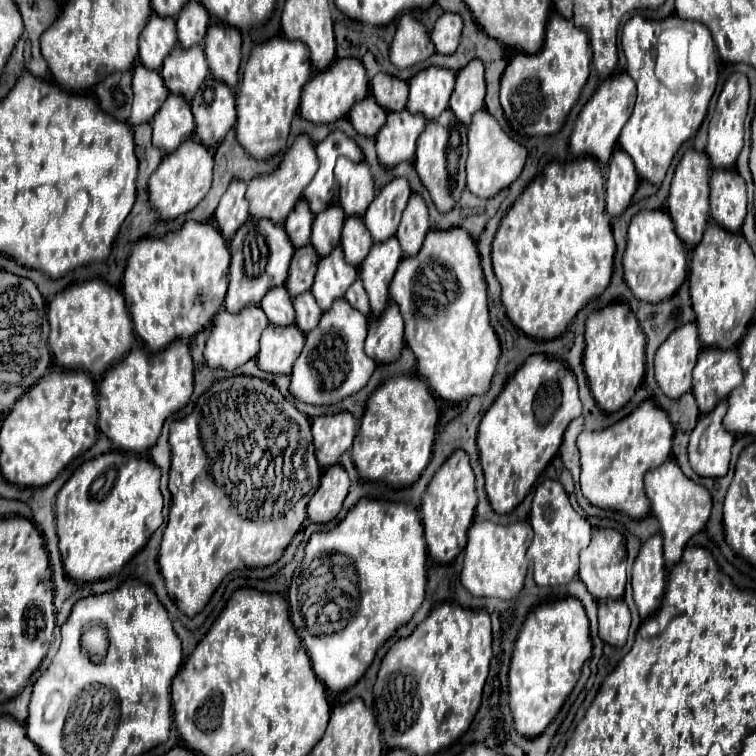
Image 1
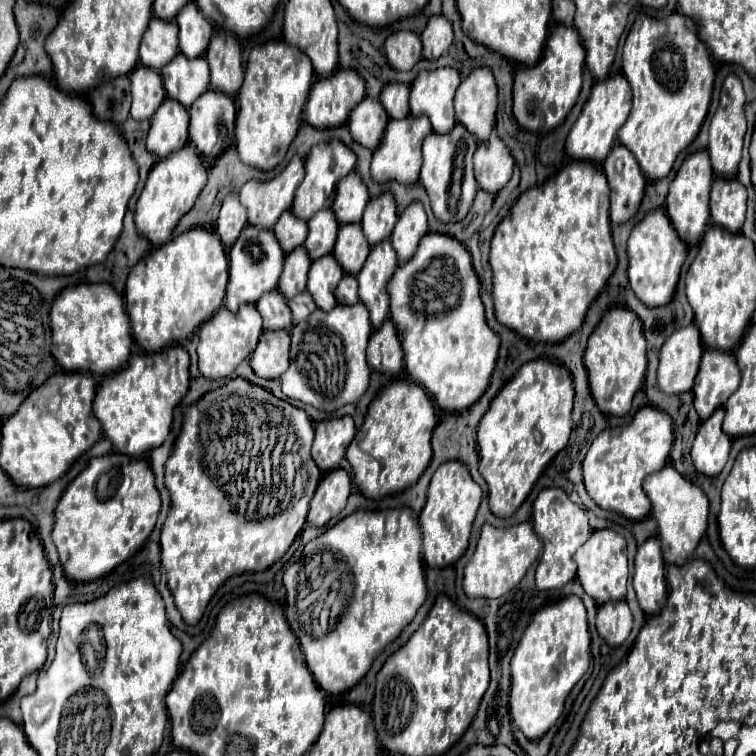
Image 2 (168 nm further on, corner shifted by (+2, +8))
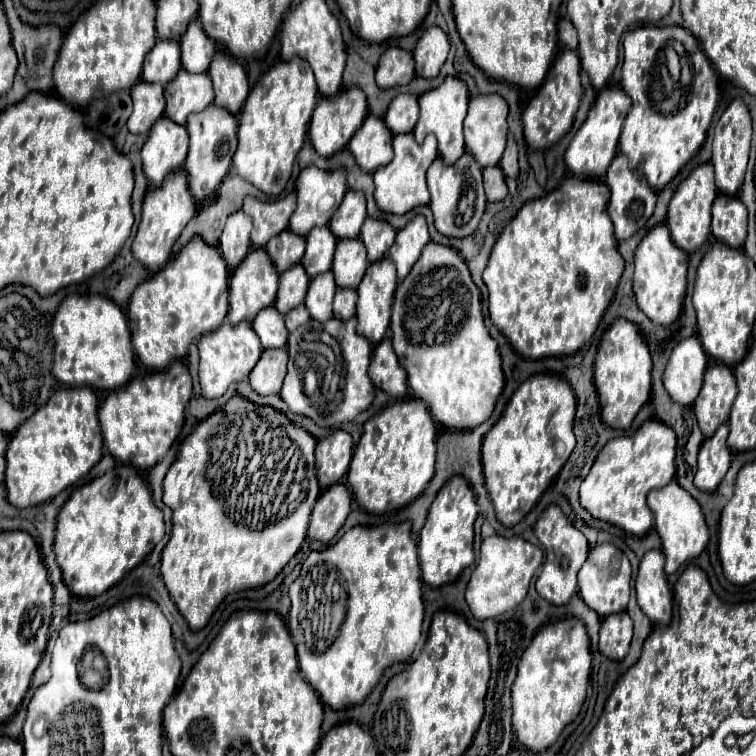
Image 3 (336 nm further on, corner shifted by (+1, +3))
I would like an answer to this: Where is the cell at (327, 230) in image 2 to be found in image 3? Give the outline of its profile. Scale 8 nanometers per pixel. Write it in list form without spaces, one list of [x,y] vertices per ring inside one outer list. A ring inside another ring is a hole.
[[[315,227],[307,235],[307,251],[301,259],[301,265],[305,267],[309,277],[317,277],[319,273],[325,273],[331,269],[333,253],[335,253],[337,239],[329,233],[325,227]]]

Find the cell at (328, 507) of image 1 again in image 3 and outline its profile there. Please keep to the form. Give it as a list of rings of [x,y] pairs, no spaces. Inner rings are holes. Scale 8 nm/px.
[[[341,483],[331,485],[331,489],[323,491],[319,495],[319,501],[315,503],[307,537],[329,543],[337,535],[337,531],[343,527],[349,511],[351,511],[349,489]]]

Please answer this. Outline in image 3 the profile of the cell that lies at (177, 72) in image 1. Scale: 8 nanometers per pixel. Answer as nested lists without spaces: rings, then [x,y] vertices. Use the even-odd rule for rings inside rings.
[[[181,69],[179,75],[165,85],[165,97],[165,115],[177,125],[185,125],[191,113],[199,113],[213,103],[211,79],[207,77],[207,73],[193,75]]]

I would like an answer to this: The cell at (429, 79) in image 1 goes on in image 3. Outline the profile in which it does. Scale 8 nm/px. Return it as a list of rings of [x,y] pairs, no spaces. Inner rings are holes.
[[[447,77],[437,89],[431,89],[419,97],[421,117],[413,131],[415,141],[423,143],[427,133],[435,133],[439,141],[439,153],[445,165],[453,165],[463,153],[465,153],[465,141],[463,141],[463,119],[467,115],[467,103],[469,103],[469,91],[465,81],[459,77]]]

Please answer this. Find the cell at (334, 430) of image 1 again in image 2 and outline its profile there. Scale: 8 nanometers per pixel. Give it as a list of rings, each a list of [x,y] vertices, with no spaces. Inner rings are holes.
[[[352,416],[320,420],[314,424],[314,430],[316,430],[312,444],[314,462],[322,472],[328,472],[330,468],[338,468],[340,460],[346,454],[348,444],[356,434]]]

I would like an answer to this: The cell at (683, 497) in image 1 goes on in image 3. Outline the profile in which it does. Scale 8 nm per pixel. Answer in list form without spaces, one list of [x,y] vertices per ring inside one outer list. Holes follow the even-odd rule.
[[[671,481],[663,489],[657,489],[647,497],[647,503],[655,515],[655,529],[661,537],[663,543],[663,553],[665,553],[665,573],[671,575],[675,573],[685,561],[699,557],[699,553],[705,549],[709,541],[709,531],[701,513],[699,503],[689,497],[689,493],[677,485],[677,481]]]

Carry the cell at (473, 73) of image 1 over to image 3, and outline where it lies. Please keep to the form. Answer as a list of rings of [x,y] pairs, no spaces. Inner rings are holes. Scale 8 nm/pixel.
[[[499,95],[469,99],[465,145],[485,169],[499,165],[507,145],[507,101]]]

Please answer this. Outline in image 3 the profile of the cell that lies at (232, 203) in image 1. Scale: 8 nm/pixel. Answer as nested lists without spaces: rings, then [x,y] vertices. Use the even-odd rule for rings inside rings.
[[[243,211],[233,213],[227,219],[227,225],[219,241],[219,251],[229,269],[237,269],[245,259],[245,255],[249,253],[251,249],[249,231],[251,231],[251,219]]]

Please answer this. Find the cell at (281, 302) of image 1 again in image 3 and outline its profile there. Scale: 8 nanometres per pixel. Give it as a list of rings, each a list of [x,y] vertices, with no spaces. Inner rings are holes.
[[[267,307],[255,317],[253,329],[259,335],[263,349],[285,349],[289,333],[285,329],[283,315],[275,311],[275,307]]]

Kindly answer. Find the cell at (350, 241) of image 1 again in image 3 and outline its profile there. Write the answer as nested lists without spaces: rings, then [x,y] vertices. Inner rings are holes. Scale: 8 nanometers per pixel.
[[[337,241],[335,259],[333,259],[333,275],[335,283],[341,289],[357,289],[363,273],[367,269],[367,257],[363,249],[363,241]]]

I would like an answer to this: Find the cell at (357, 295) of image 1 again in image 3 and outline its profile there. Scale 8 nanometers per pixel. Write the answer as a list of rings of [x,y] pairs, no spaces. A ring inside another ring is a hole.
[[[337,289],[333,303],[333,317],[341,321],[355,317],[355,301],[357,301],[357,293],[353,289]]]

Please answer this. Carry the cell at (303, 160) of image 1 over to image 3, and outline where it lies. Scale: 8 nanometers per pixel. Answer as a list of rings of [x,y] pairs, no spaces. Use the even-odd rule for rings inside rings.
[[[295,193],[273,203],[247,197],[247,201],[243,203],[243,211],[253,219],[253,231],[251,231],[253,245],[265,247],[265,243],[271,237],[287,229],[289,217],[295,211]]]

